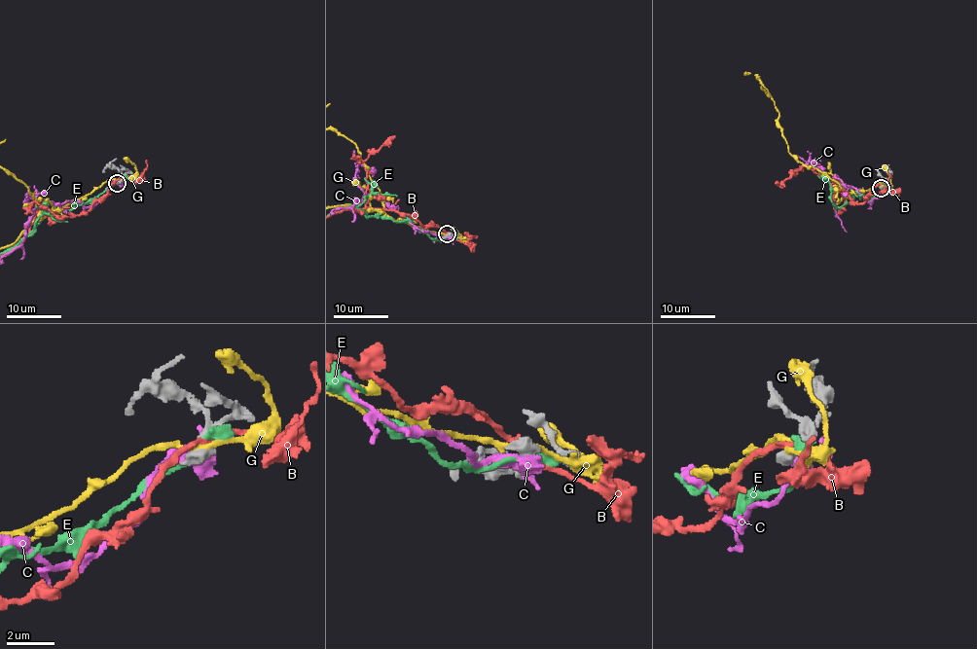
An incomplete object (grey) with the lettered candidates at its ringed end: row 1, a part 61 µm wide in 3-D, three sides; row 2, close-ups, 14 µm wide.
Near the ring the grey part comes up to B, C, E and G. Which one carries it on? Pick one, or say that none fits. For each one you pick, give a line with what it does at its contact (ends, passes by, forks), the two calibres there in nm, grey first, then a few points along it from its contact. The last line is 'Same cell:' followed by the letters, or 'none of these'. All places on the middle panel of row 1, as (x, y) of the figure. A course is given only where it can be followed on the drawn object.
Same cell: none of these

